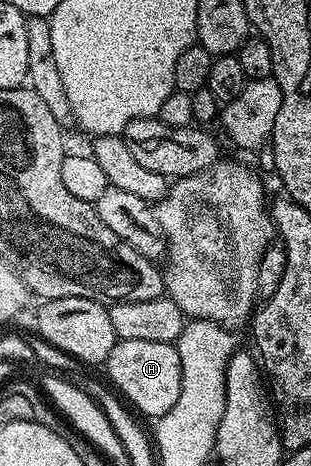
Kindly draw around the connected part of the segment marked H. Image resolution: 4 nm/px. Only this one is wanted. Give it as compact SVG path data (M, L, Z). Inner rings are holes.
M148 339L115 340L106 360L104 372L110 376L109 384L143 418L157 419L168 411L172 411L172 406L180 395L180 379L182 378L180 355L171 343L148 343Z

